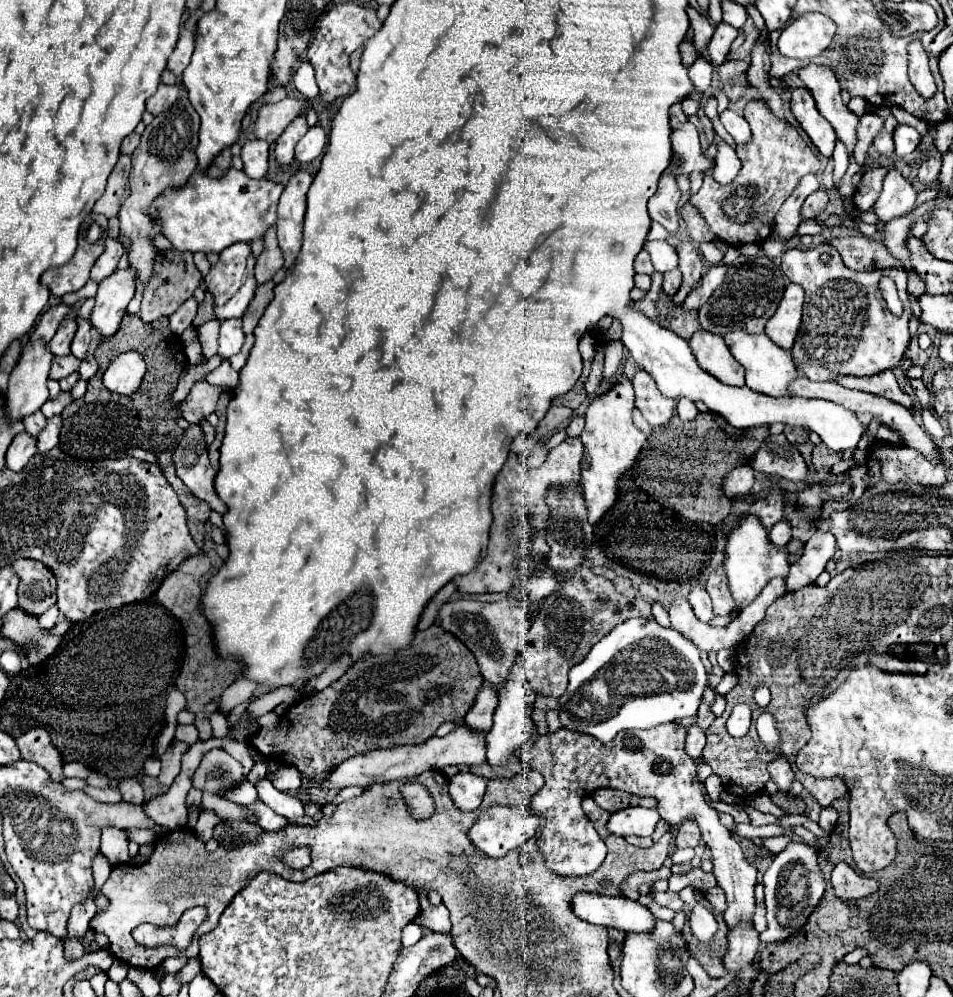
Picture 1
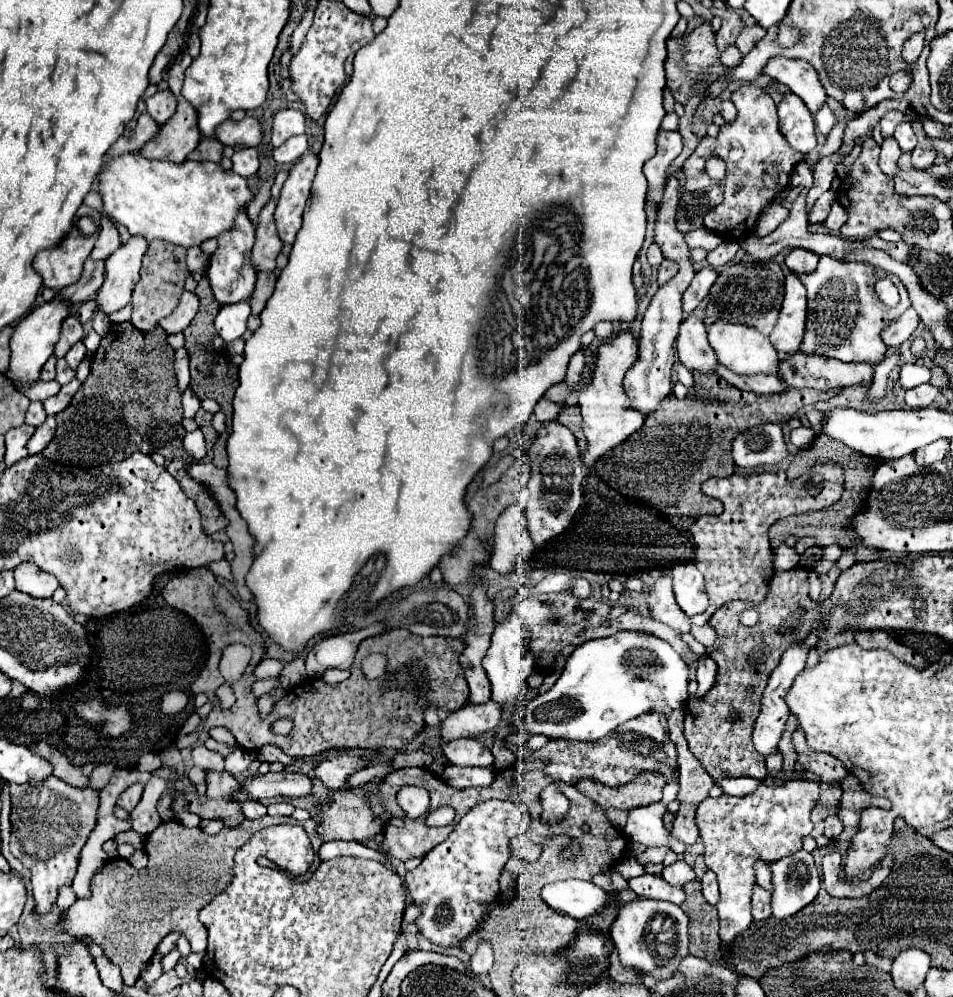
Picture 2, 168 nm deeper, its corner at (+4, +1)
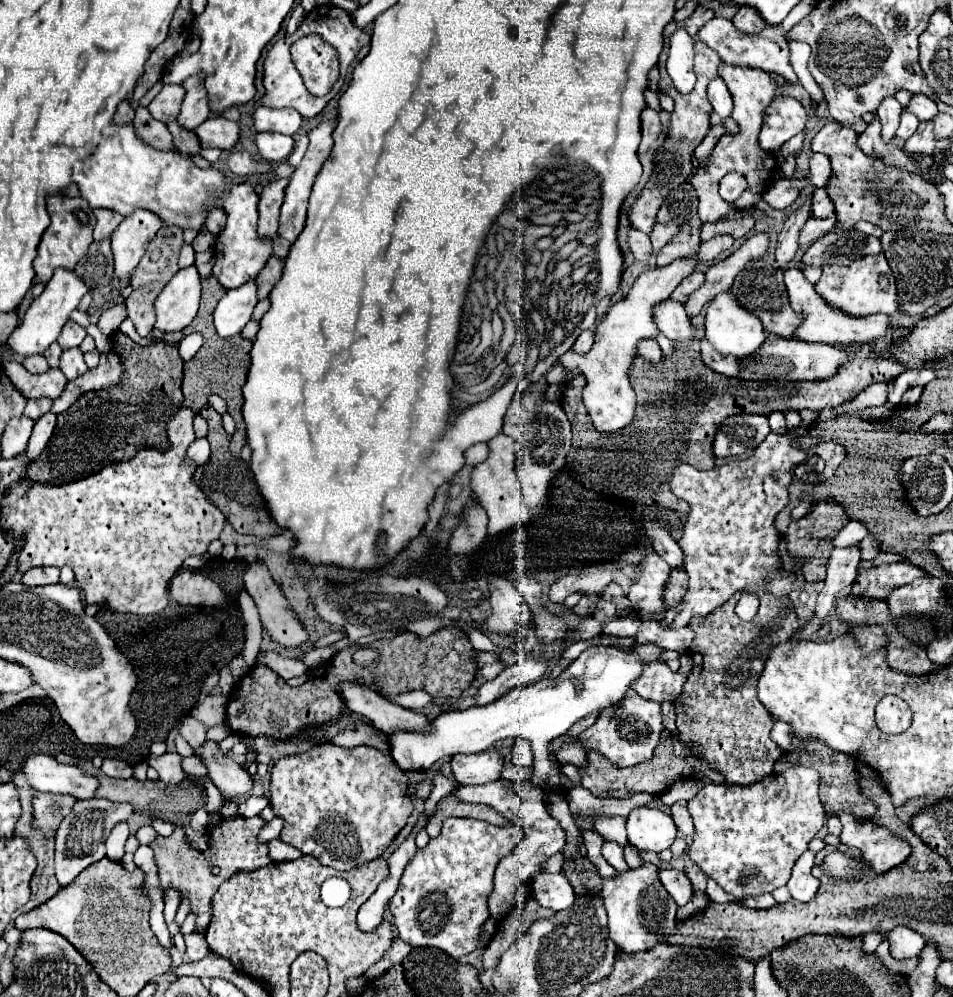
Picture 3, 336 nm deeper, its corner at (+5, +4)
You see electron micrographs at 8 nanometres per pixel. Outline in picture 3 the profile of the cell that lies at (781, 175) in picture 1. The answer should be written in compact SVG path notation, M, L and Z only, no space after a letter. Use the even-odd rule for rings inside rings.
M722 65L720 67L720 77L724 79L724 83L728 85L732 99L734 99L734 111L732 111L732 119L738 125L738 133L726 133L714 147L712 155L708 157L708 163L704 163L704 167L698 165L696 173L690 177L692 187L698 193L700 199L700 207L698 207L698 217L704 223L718 223L720 219L724 219L724 215L730 209L746 209L746 207L754 207L758 203L758 199L764 195L764 191L772 185L772 181L778 175L778 161L774 157L774 153L768 153L760 147L758 143L758 135L760 135L760 127L764 123L764 111L770 107L774 95L776 95L776 83L774 79L760 71L760 69L748 69L748 67L732 67L732 65ZM728 171L738 171L746 177L748 181L748 189L746 193L736 199L734 203L726 203L720 195L718 195L718 183L720 179L728 173Z

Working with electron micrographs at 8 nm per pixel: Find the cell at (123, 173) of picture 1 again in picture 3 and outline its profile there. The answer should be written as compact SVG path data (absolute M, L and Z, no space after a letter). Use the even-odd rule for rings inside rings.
M146 107L136 109L136 117L134 117L132 125L136 129L136 135L144 143L148 143L148 145L152 145L156 149L174 149L172 135L170 135L166 123L152 119L152 115L150 115L150 111Z

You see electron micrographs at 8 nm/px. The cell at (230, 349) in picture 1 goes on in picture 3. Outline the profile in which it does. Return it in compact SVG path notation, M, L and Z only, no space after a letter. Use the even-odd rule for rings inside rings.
M250 281L238 289L230 289L216 305L214 327L220 337L238 335L250 321L256 299L256 283Z

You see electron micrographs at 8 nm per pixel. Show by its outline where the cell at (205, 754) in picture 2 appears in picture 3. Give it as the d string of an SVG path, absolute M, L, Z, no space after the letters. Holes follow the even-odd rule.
M186 717L180 731L184 733L184 739L188 741L188 745L190 745L194 751L200 749L200 747L206 743L206 739L204 739L206 729L204 729L204 725L198 723L194 717Z

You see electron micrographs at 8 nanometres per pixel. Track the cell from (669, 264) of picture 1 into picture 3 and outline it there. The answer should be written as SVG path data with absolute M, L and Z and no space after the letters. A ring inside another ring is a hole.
M630 229L630 251L634 253L634 257L642 263L646 263L650 257L652 257L652 243L650 243L650 237L636 231L636 229Z

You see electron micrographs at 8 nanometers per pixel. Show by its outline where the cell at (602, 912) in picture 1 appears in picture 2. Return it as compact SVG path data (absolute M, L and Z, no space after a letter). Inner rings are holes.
M561 880L547 884L543 888L543 900L553 910L575 920L585 920L611 902L605 890L585 880Z

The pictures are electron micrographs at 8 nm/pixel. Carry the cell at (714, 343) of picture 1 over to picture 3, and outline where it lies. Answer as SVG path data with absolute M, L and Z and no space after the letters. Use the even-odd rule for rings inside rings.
M672 299L662 301L656 307L656 323L658 329L672 341L672 343L692 343L698 341L696 329L684 311L682 303L676 303Z

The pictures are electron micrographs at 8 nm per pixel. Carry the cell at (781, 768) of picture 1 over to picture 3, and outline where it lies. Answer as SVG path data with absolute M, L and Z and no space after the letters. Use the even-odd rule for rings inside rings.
M856 547L852 549L834 549L830 553L828 565L826 565L826 579L824 579L824 589L816 597L816 609L814 615L804 623L804 627L790 639L792 643L808 641L816 635L816 631L826 623L826 617L830 615L836 599L840 593L848 593L860 565L860 555Z

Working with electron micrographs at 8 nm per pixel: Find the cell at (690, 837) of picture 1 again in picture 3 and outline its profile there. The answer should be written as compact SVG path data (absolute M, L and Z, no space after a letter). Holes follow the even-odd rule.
M676 801L670 809L672 809L672 819L678 827L678 835L690 839L694 835L694 825L692 825L692 817L688 813L688 801Z

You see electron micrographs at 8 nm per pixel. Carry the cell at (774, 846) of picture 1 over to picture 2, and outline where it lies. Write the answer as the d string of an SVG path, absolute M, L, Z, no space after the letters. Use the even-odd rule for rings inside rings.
M757 862L757 868L755 868L755 876L757 876L757 884L765 890L773 890L773 882L771 882L771 870L769 866L765 866L763 862Z

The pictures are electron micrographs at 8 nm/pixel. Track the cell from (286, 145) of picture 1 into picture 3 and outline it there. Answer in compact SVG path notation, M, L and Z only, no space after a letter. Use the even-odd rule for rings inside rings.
M258 107L254 113L254 127L256 131L268 131L268 133L284 133L284 135L296 135L302 125L302 117L298 111L282 107Z

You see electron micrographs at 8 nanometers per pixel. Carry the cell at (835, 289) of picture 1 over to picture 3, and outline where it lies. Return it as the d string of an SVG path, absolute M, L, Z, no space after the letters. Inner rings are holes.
M882 253L860 257L846 267L822 267L822 277L814 287L816 287L816 293L826 303L832 303L832 307L840 307L840 311L844 311L846 315L852 315L852 317L864 317L864 315L874 315L874 313L892 315L892 313L900 311L896 279ZM880 273L888 275L889 286L886 289L880 289L880 285L878 285Z

